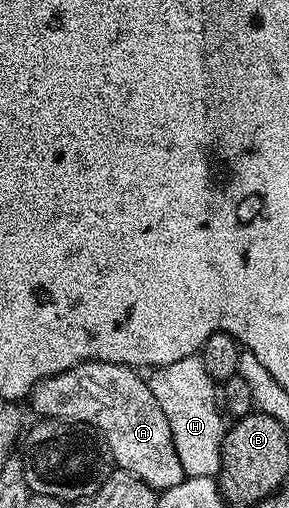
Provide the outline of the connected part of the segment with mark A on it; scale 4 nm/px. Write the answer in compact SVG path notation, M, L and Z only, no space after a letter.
M88 360L42 380L28 397L39 417L81 422L94 429L110 448L110 459L121 471L140 478L149 488L165 490L187 477L172 442L172 430L149 383L125 364Z

